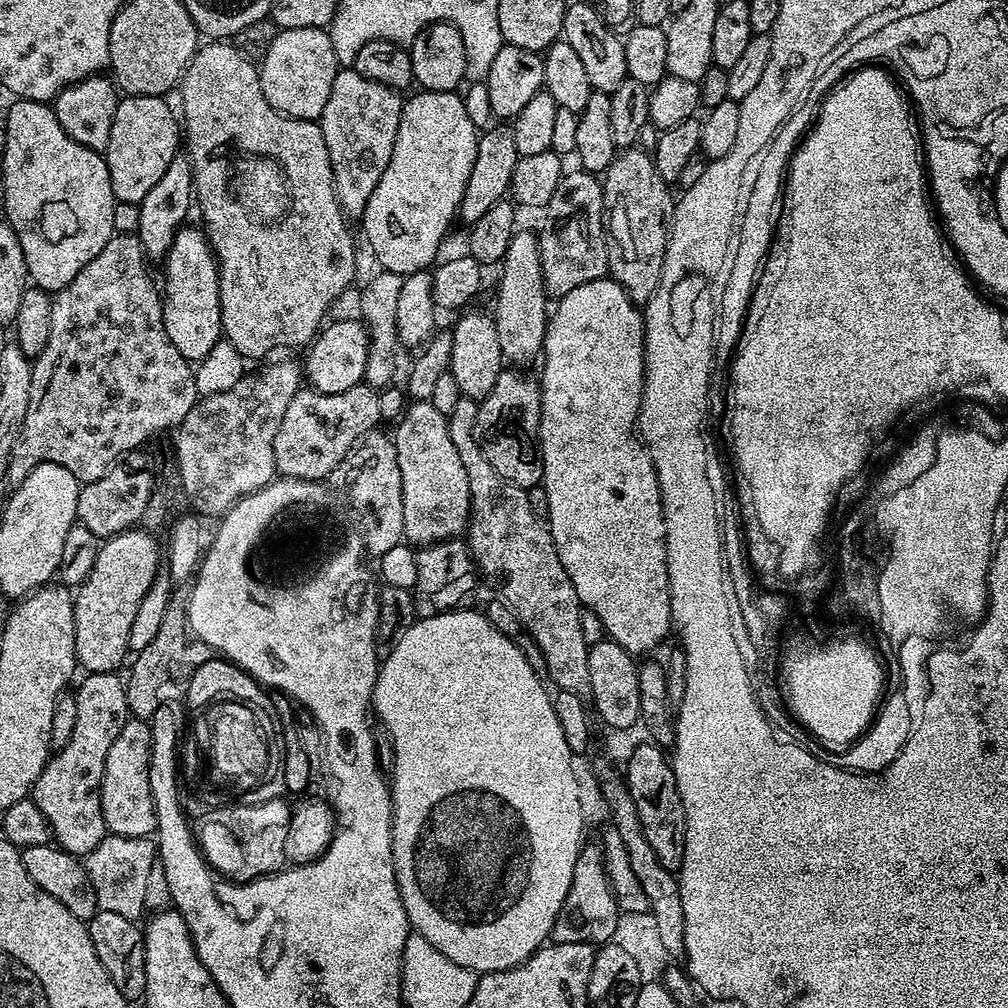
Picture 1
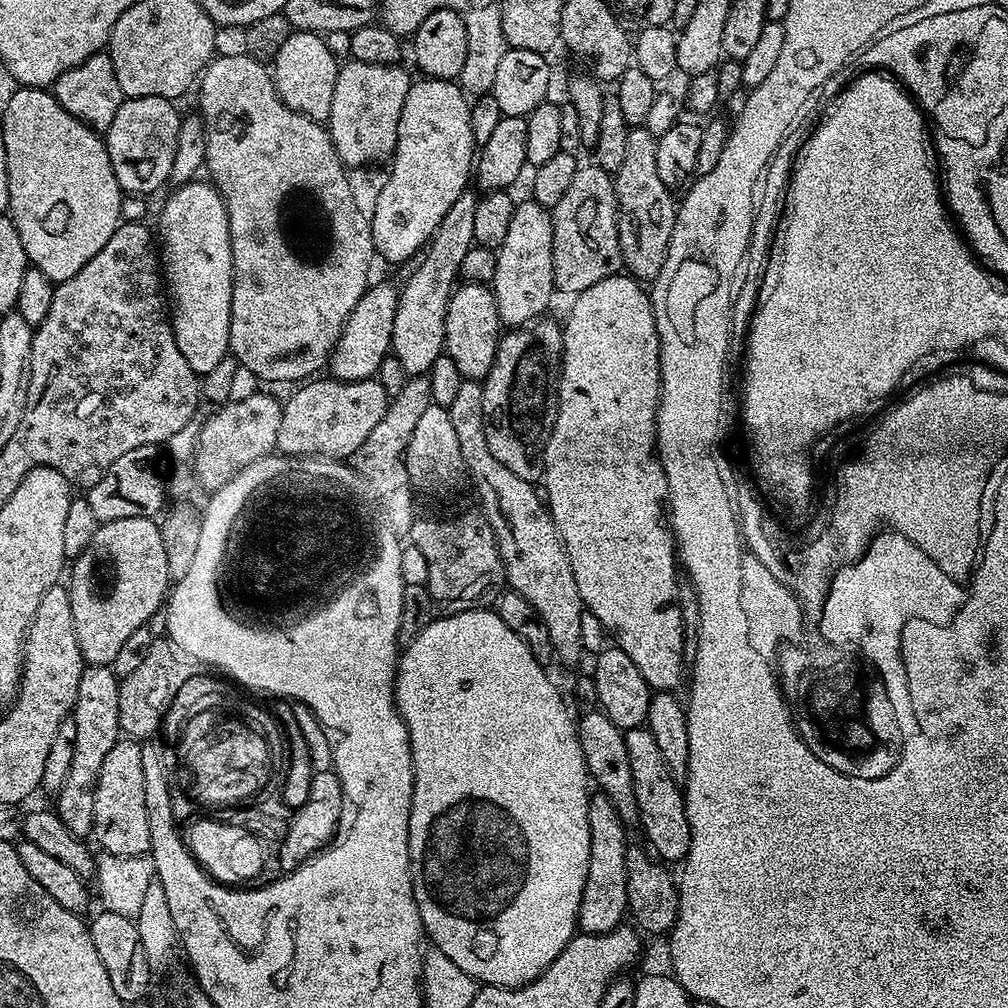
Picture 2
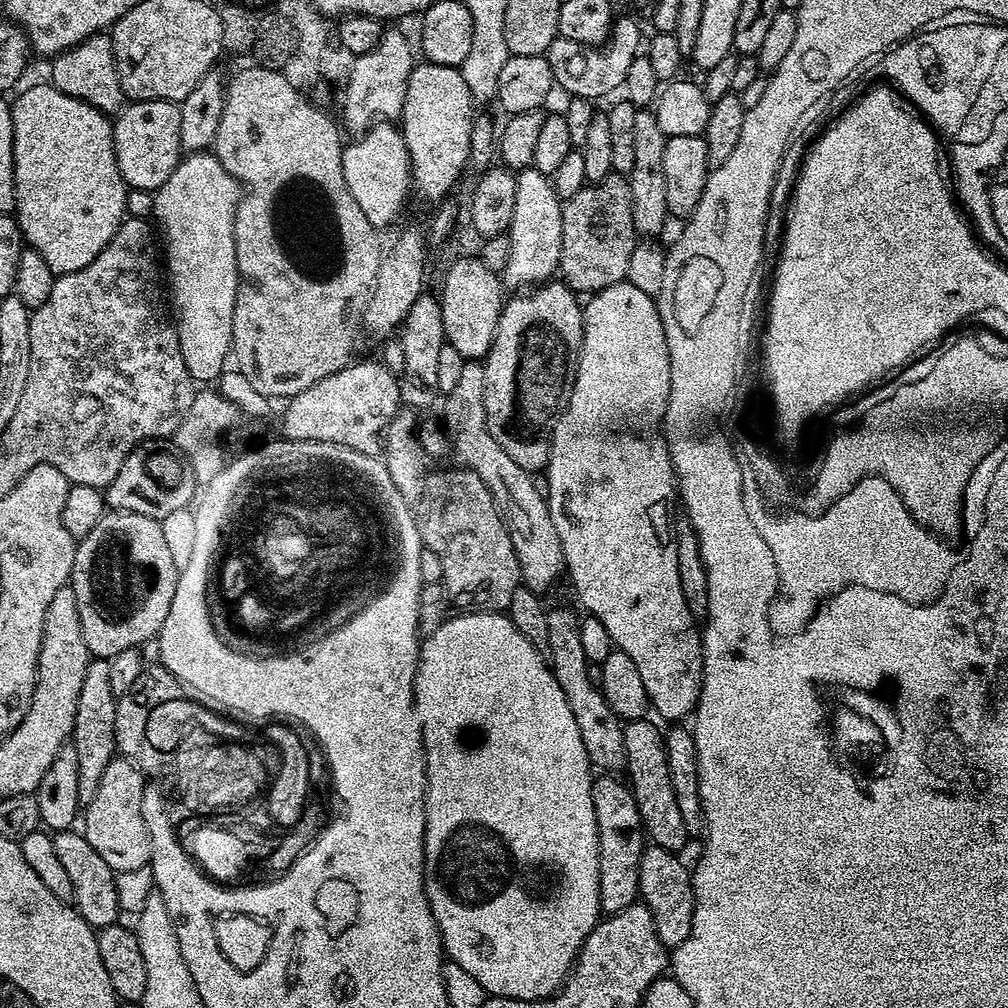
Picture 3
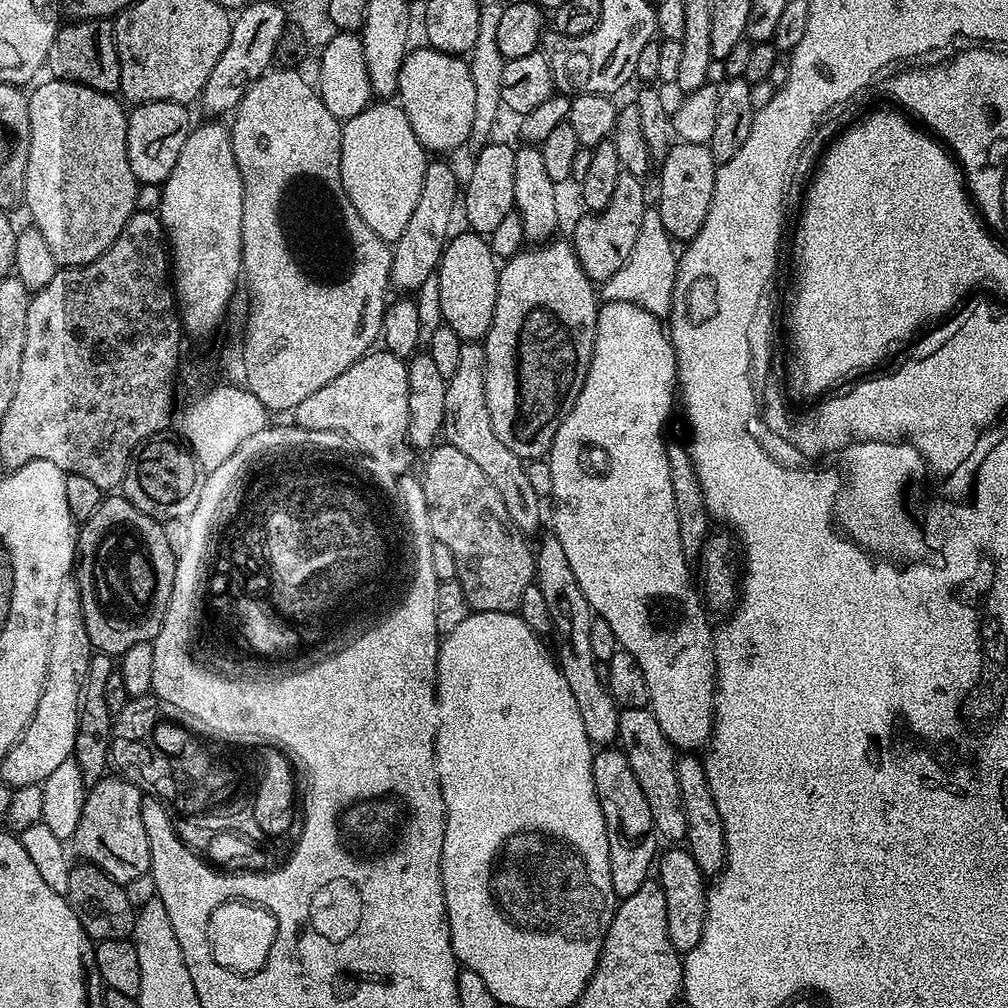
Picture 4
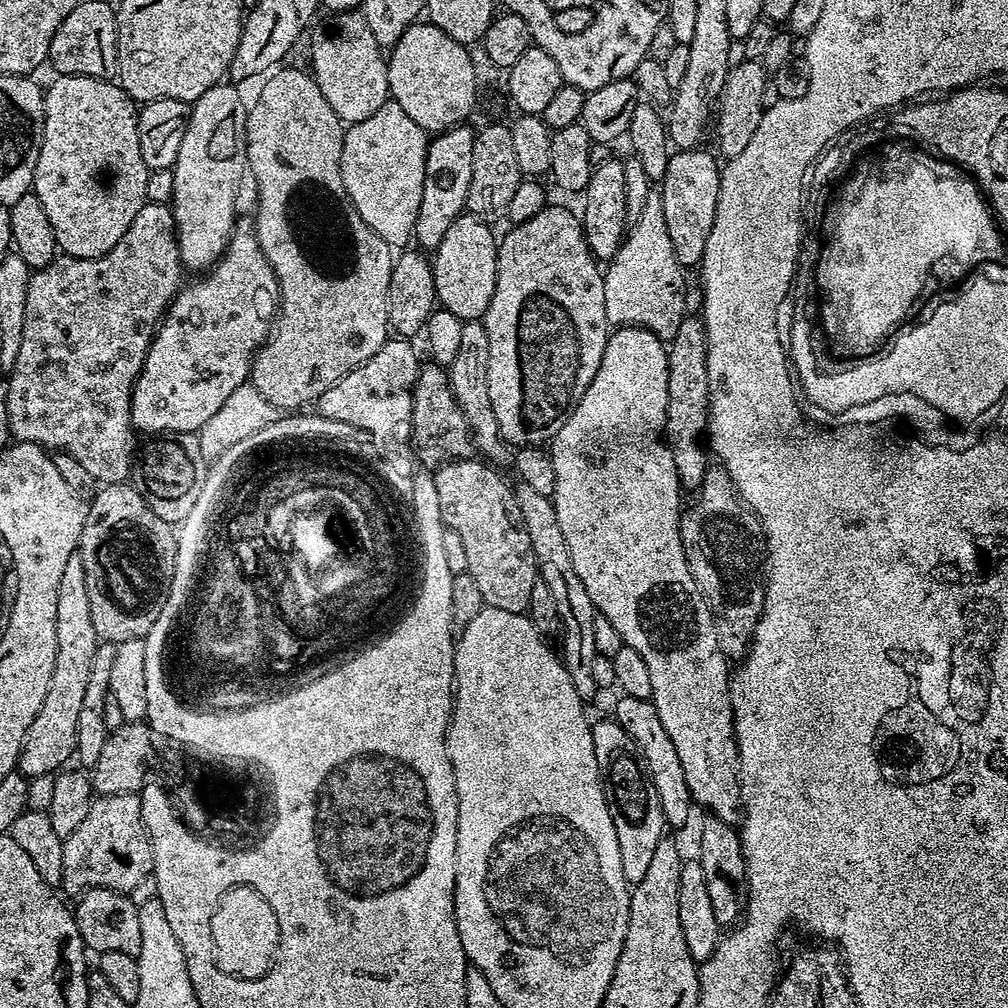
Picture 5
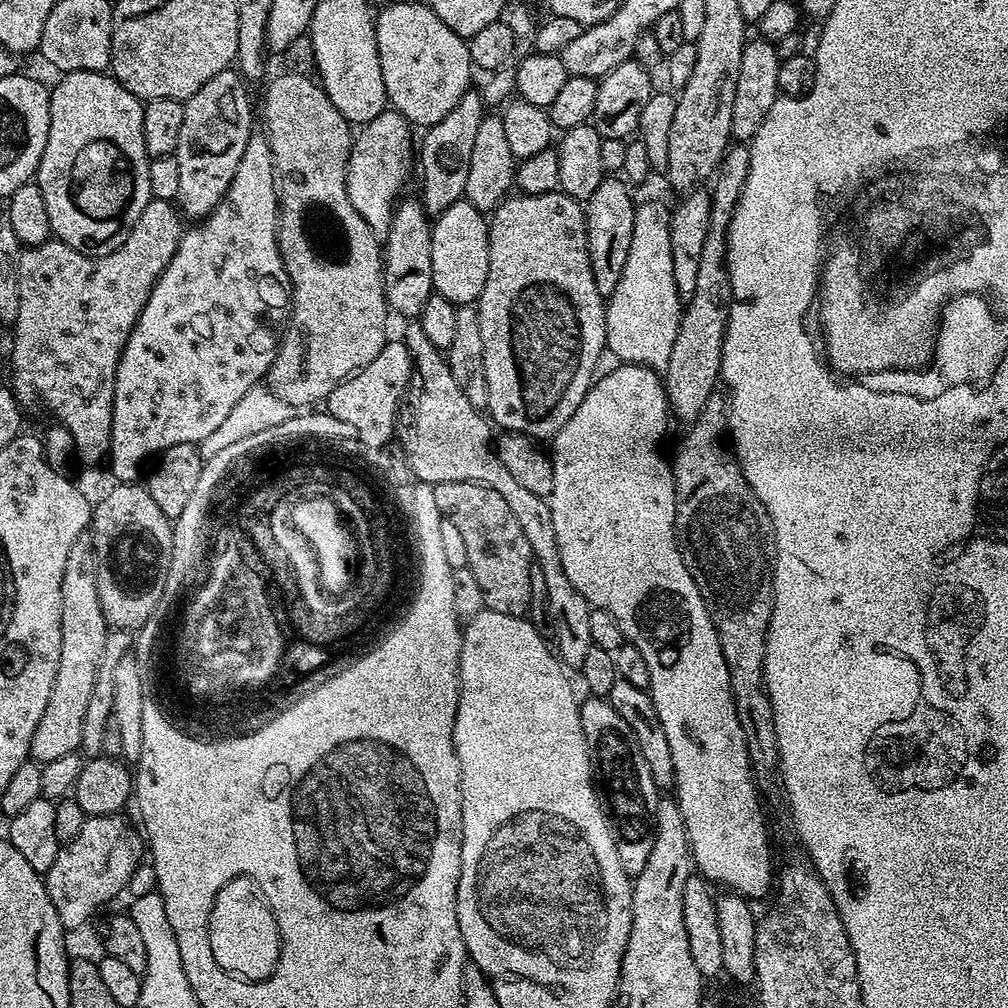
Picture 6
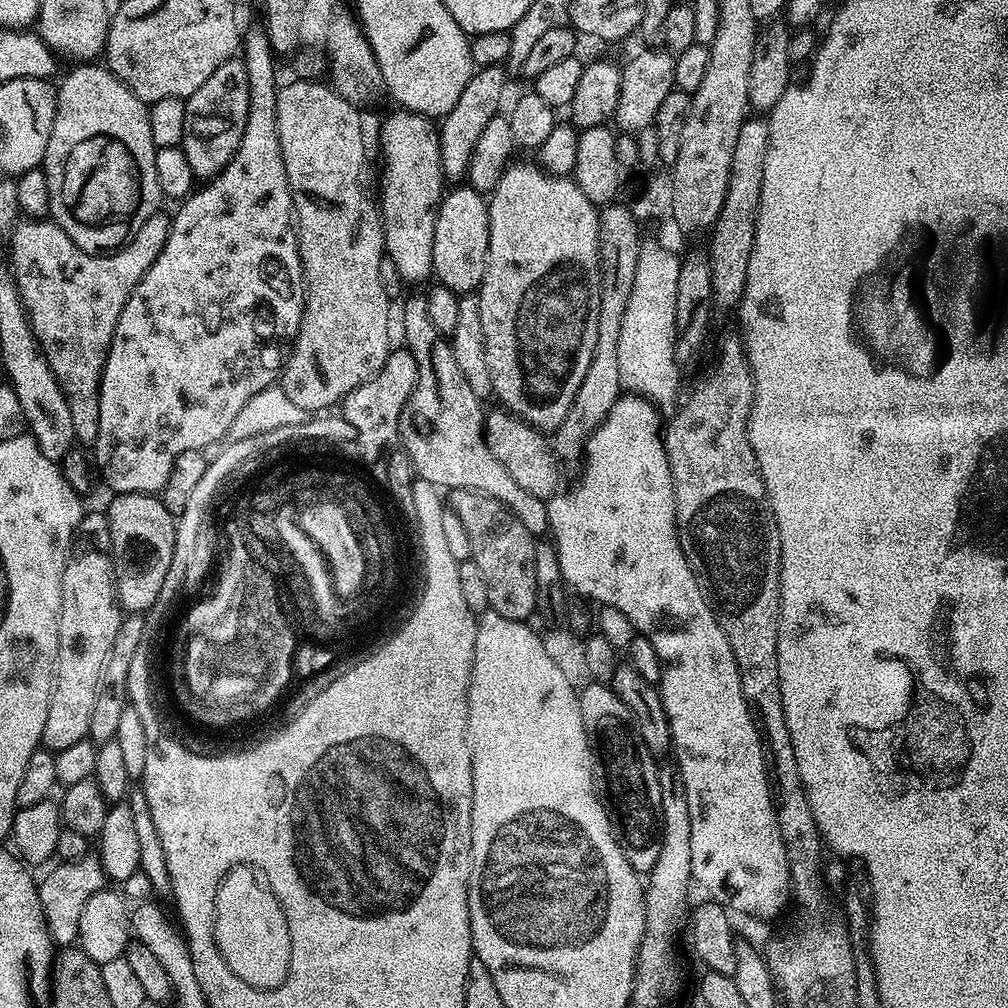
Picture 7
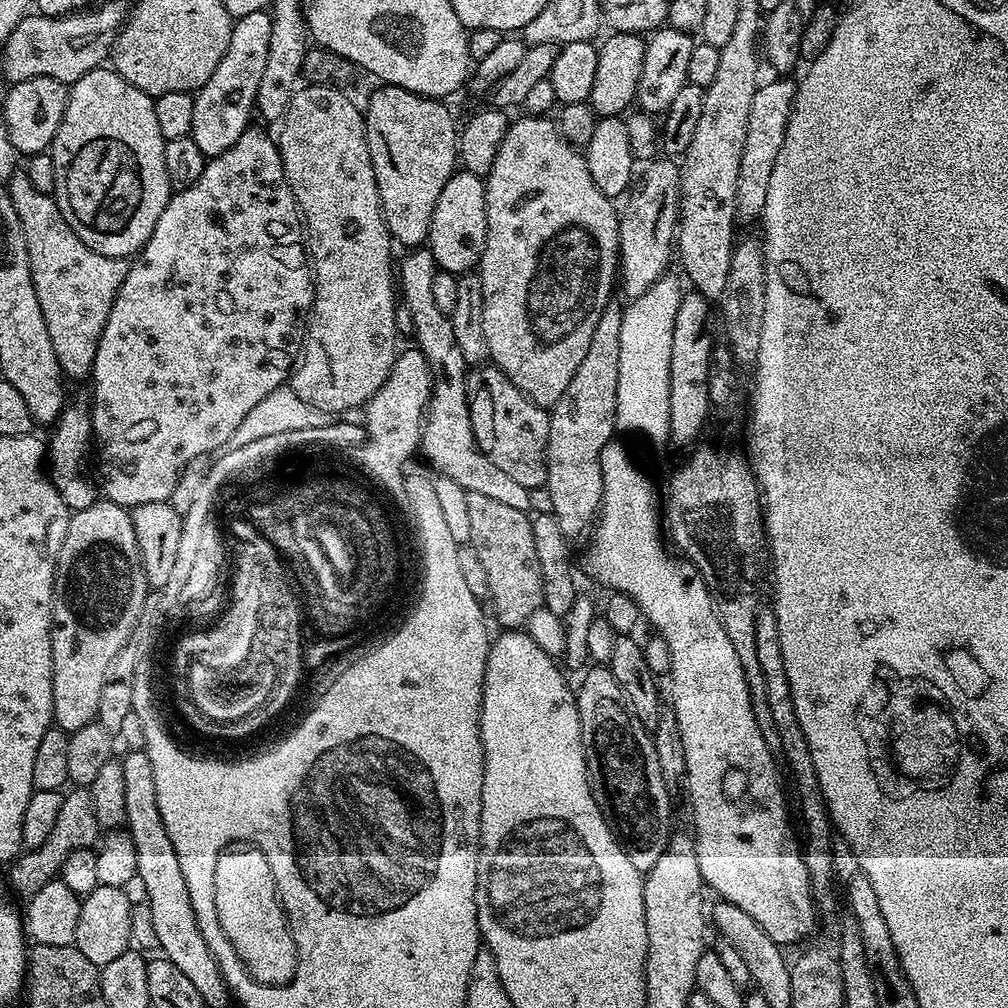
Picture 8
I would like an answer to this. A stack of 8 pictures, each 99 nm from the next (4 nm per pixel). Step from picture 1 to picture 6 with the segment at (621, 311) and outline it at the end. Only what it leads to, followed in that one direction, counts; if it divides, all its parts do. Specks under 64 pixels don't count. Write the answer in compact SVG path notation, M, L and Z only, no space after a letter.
M621 363L618 367L620 368L606 373L604 377L601 375L593 383L588 389L586 398L582 398L582 406L574 410L570 422L566 422L566 426L562 426L562 430L558 430L550 440L550 445L552 444L550 455L554 466L554 490L548 500L548 505L554 518L554 534L558 534L562 568L566 570L566 576L570 578L570 582L574 582L578 594L582 594L582 598L586 598L593 608L606 610L606 614L610 614L610 618L618 622L625 641L638 646L642 658L646 658L646 667L650 669L650 682L647 689L652 694L654 710L658 710L662 730L666 730L666 742L670 742L670 755L674 758L674 774L676 775L674 795L682 810L682 818L686 822L695 871L713 885L728 884L724 886L738 896L745 898L764 896L768 892L768 887L770 887L769 892L773 887L774 868L772 872L772 844L768 841L768 824L764 821L764 808L760 805L761 789L754 775L752 758L748 755L744 724L738 722L738 714L730 690L730 670L726 666L726 658L718 642L716 627L710 618L706 602L686 566L684 555L680 552L680 543L676 540L676 487L672 477L672 465L669 457L667 455L664 457L660 453L660 439L668 428L668 420L670 421L664 381L659 371L648 368L646 365Z

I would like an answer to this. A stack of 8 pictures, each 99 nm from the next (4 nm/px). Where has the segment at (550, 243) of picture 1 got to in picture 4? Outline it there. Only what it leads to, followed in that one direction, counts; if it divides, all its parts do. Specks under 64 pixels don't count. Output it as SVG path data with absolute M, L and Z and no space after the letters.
M621 171L610 203L598 213L584 214L574 228L572 245L584 273L595 283L611 278L629 258L648 207L641 177Z

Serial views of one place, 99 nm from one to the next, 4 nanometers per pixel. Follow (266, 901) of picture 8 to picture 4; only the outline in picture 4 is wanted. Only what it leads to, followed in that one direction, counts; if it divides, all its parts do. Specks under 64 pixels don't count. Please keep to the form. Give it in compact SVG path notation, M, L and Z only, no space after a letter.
M228 900L220 904L210 914L210 950L214 954L214 962L231 972L241 974L251 974L259 972L268 960L268 955L272 952L272 947L276 941L276 919L274 914L260 904L246 900Z

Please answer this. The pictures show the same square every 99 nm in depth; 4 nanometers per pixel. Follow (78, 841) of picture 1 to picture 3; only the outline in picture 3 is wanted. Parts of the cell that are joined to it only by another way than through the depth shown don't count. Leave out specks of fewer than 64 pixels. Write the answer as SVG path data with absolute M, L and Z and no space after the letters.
M104 658L89 659L86 666L86 678L82 678L82 694L78 694L78 710L74 714L74 726L70 742L78 750L78 790L76 797L81 805L87 806L98 790L98 781L102 778L106 766L117 755L114 738L114 710L117 696L110 690L110 666Z

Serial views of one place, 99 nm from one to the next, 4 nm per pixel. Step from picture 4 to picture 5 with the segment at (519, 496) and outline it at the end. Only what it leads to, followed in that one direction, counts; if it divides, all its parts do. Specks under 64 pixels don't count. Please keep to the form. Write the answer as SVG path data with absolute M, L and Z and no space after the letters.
M469 320L462 326L462 339L454 362L447 365L448 387L472 432L475 451L493 465L509 463L510 445L498 430L498 418L494 418L494 406L490 406L490 382L486 382L486 370L490 366L490 338L486 338L486 326L480 320Z

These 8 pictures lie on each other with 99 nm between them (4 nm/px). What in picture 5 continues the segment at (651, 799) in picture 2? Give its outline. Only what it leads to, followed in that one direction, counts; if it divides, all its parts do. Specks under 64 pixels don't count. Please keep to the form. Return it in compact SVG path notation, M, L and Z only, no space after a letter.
M621 695L616 704L614 718L630 734L640 751L640 759L648 774L648 781L654 786L658 794L658 806L662 806L665 825L669 829L680 828L692 816L694 801L690 790L686 786L686 774L682 774L682 762L678 762L678 754L674 750L674 742L670 742L670 734L662 727L662 718L658 718L658 710L651 700L630 698Z

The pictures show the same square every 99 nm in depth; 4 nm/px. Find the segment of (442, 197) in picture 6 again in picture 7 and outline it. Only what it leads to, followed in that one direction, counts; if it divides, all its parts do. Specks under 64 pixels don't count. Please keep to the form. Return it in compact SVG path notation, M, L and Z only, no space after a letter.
M491 64L485 68L477 67L470 82L466 82L466 87L462 89L458 102L454 102L454 110L447 112L439 121L440 153L445 181L460 182L467 177L470 158L474 154L474 142L478 142L482 126L487 126L490 118L494 118L501 111L500 99L504 96L504 87L507 86L508 79L509 73L499 64Z

